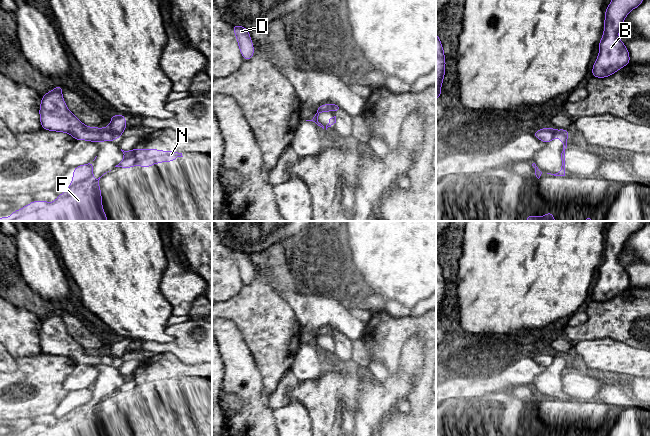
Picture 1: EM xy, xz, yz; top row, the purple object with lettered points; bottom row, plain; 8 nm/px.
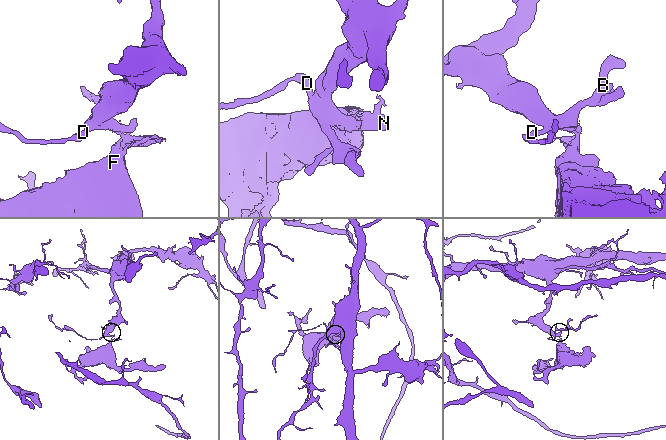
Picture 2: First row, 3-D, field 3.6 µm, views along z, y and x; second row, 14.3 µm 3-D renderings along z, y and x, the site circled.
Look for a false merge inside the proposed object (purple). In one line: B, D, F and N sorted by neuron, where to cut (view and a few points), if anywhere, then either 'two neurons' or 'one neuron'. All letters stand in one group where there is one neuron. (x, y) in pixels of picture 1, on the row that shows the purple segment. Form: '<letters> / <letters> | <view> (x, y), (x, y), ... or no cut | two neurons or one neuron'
B D / F N | xy (106, 127), (120, 135) | two neurons

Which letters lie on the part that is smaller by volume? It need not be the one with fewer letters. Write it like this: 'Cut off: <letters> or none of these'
Cut off: F, N

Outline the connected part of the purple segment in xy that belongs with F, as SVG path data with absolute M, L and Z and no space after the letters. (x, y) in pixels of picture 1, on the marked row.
M93 161L85 165L79 165L73 170L71 185L54 202L33 201L27 206L12 212L10 219L2 215L0 221L107 221L108 219L102 208L103 200L99 188L100 178L97 180L93 178Z

